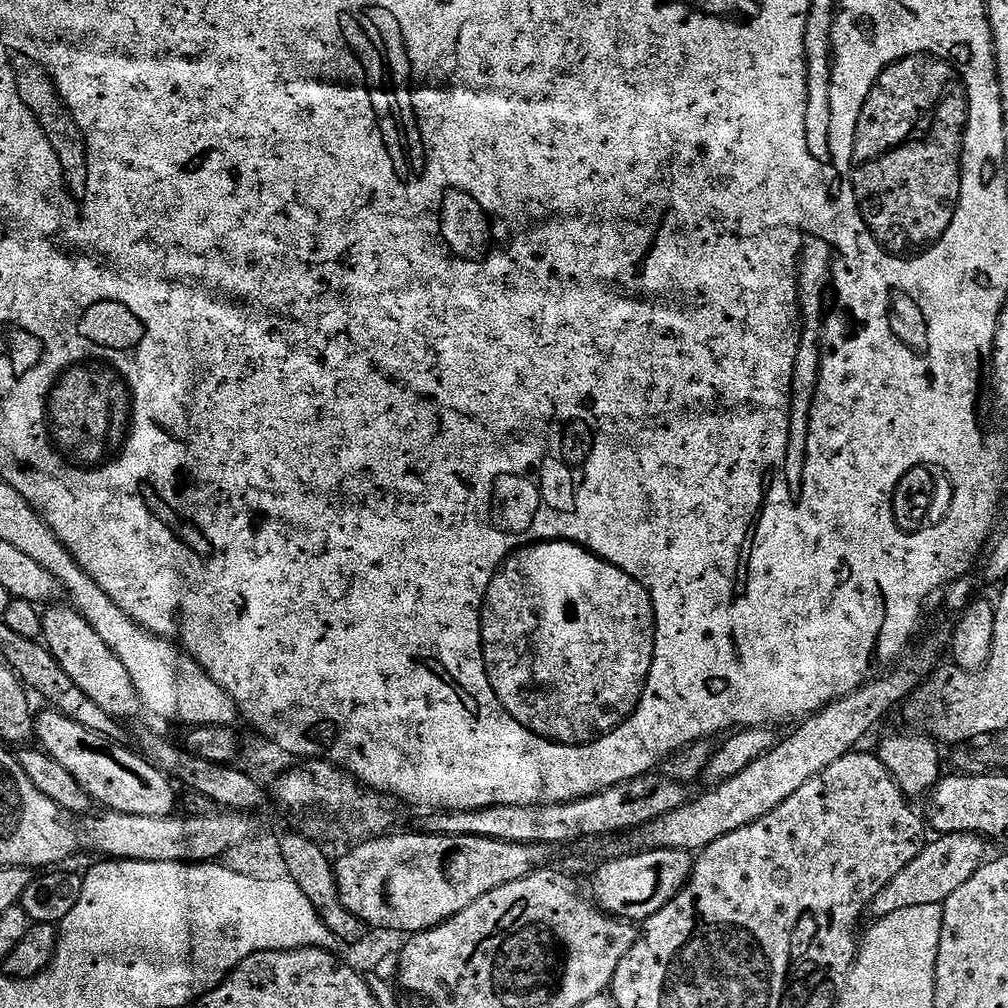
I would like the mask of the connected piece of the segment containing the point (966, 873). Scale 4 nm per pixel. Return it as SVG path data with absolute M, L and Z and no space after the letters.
M943 833L934 839L929 845L923 845L919 854L869 900L868 912L872 917L889 916L898 909L910 906L941 905L958 886L973 876L985 859L985 841L977 833Z

